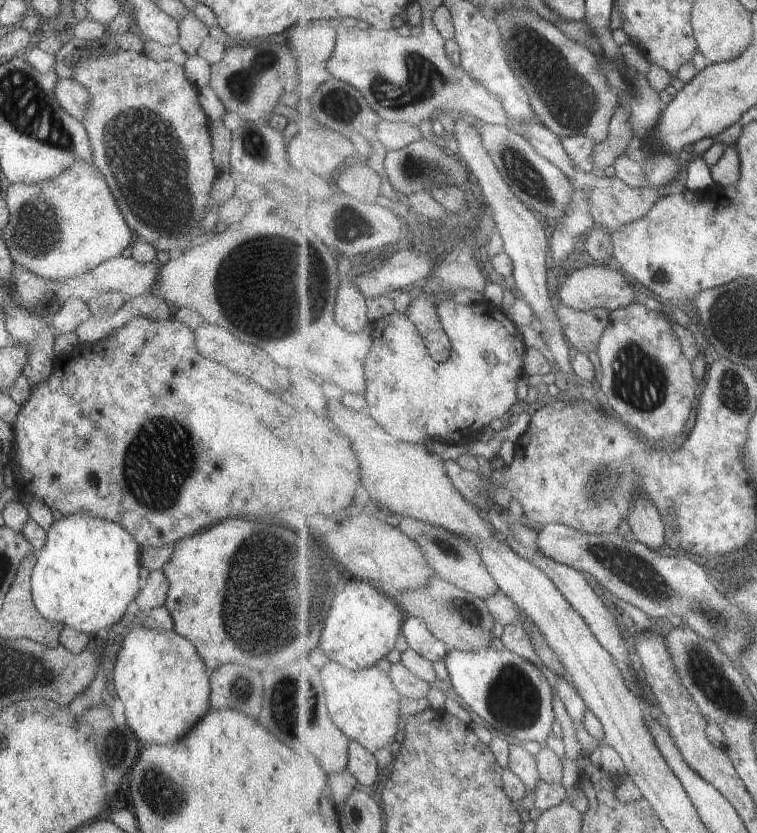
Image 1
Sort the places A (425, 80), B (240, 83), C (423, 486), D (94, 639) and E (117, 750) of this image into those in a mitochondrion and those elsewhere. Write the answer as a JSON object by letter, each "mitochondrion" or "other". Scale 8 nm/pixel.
{"A":"mitochondrion","B":"mitochondrion","C":"other","D":"other","E":"mitochondrion"}

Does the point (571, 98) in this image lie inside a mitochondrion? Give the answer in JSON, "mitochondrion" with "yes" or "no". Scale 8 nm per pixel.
{"mitochondrion":"yes"}

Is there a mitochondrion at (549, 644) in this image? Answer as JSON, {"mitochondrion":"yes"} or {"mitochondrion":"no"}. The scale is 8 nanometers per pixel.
{"mitochondrion":"no"}

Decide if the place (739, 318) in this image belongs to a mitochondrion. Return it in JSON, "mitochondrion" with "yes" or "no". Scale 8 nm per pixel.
{"mitochondrion":"yes"}

